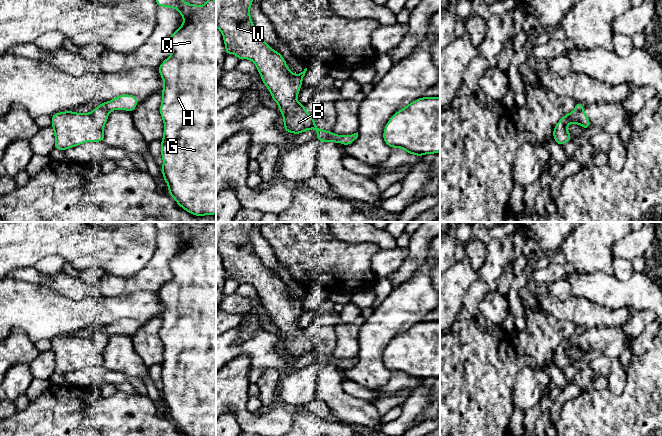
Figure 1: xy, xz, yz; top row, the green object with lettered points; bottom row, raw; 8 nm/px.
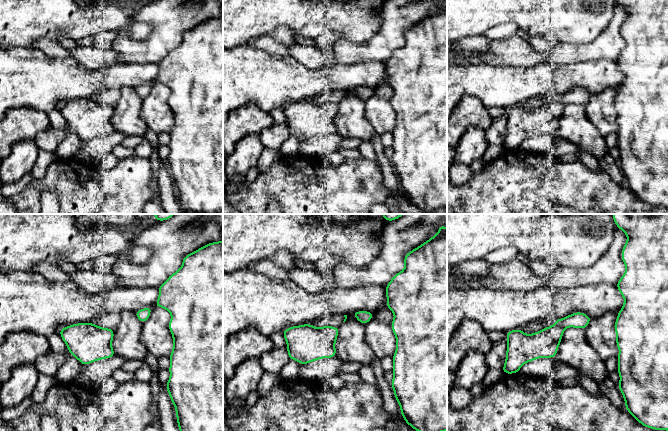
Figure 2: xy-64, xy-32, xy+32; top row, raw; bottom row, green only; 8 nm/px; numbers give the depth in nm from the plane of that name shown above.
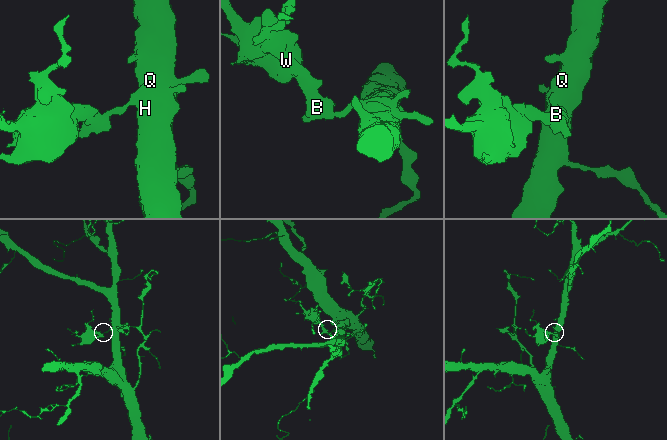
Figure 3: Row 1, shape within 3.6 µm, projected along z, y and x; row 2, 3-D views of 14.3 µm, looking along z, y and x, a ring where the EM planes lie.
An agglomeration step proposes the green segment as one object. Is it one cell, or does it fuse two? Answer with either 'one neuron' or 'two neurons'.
two neurons

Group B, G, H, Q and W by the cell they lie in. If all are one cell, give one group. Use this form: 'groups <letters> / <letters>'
groups B W / G H Q

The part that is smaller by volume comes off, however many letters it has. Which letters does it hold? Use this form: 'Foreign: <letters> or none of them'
Foreign: B, W

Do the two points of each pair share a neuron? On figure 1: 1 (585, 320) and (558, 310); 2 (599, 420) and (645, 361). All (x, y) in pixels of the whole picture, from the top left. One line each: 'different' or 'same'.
1: same
2: same

